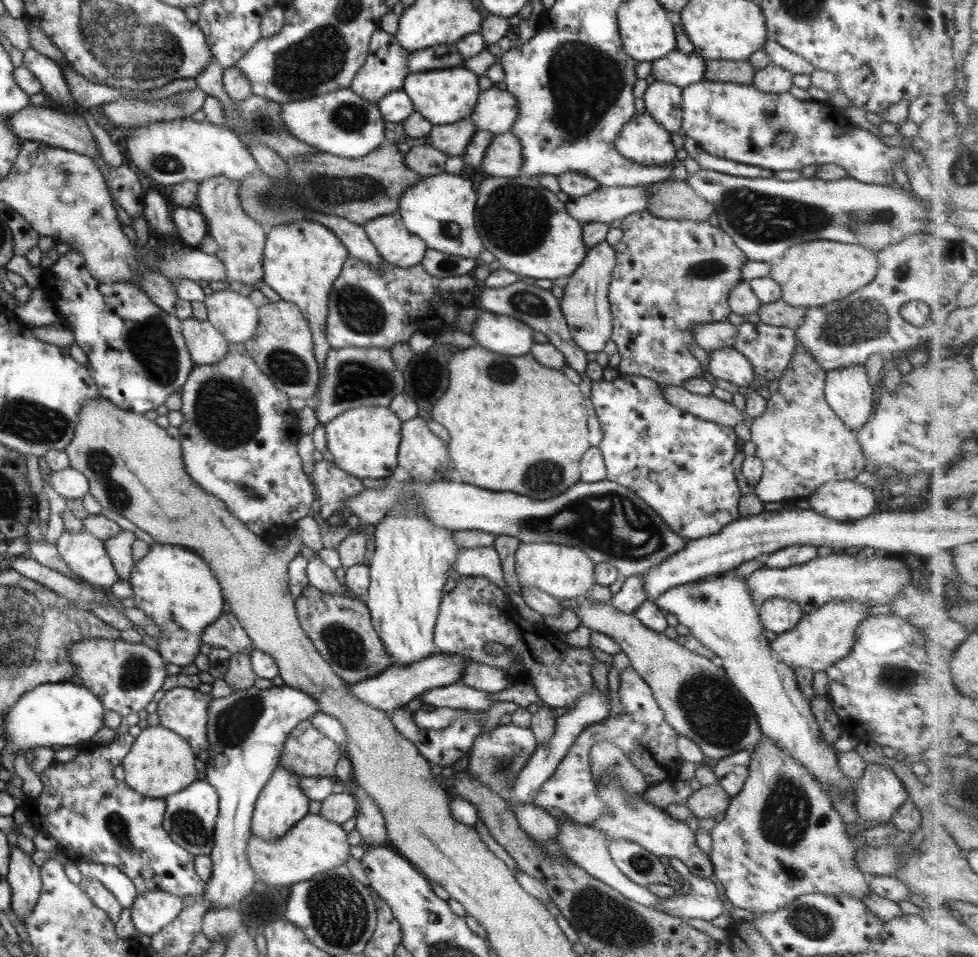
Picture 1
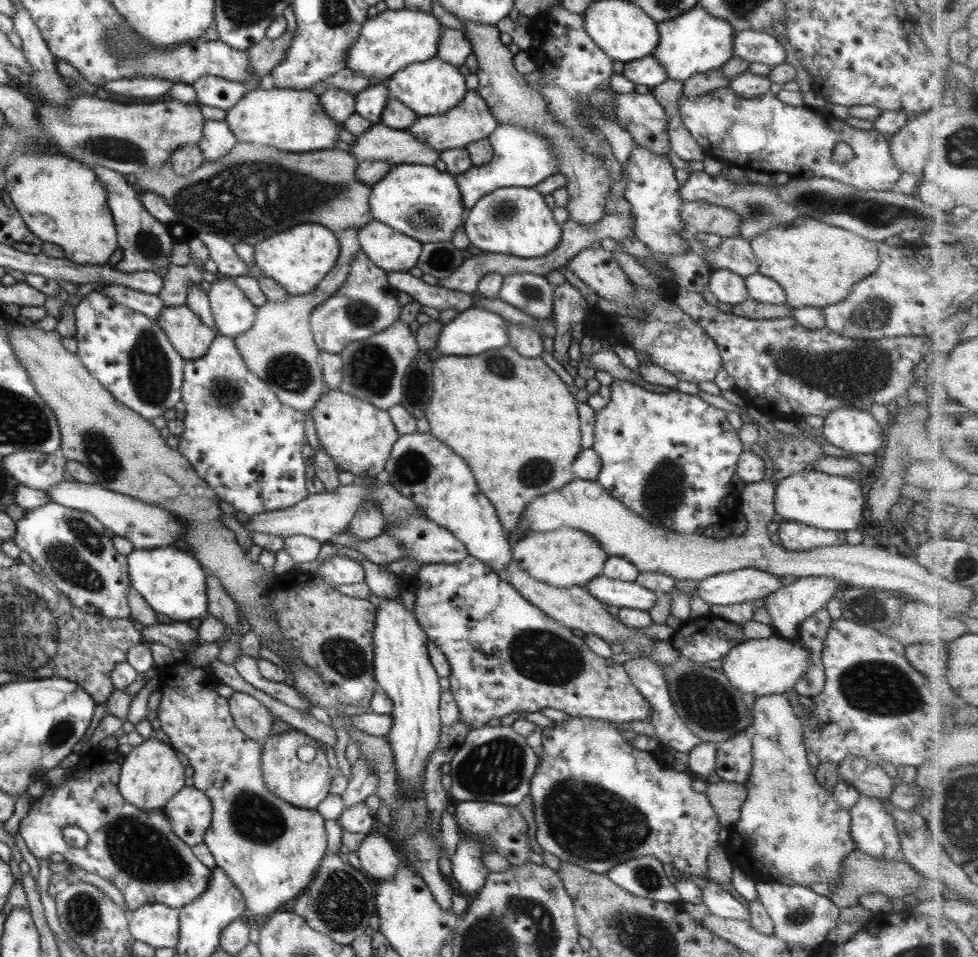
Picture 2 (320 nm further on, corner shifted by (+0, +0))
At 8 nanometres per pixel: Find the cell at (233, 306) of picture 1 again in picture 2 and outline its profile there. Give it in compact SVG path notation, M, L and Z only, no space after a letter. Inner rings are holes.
M217 277L207 292L213 328L221 336L232 337L251 328L256 307L231 284L229 277Z

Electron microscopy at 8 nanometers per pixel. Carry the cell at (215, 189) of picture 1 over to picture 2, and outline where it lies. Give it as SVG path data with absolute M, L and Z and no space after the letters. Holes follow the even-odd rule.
M205 119L202 122L201 138L197 146L201 149L204 161L220 159L237 143L225 120Z

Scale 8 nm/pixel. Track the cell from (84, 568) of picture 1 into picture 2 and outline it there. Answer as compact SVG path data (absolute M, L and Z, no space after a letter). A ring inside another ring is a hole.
M51 501L38 506L37 508L26 509L23 511L23 514L14 520L15 534L11 536L11 542L19 548L21 552L27 552L31 557L32 562L35 562L39 568L41 568L40 573L43 576L49 579L49 582L52 582L55 585L55 588L58 588L58 591L63 593L63 596L67 597L67 600L79 610L87 612L93 615L99 615L108 619L113 618L129 618L130 608L126 599L126 592L128 591L128 574L127 574L127 563L126 557L122 554L119 554L113 547L111 538L105 536L104 526L96 519L93 518L87 512L81 512L72 508L67 508L65 506L60 506L60 504L55 504Z

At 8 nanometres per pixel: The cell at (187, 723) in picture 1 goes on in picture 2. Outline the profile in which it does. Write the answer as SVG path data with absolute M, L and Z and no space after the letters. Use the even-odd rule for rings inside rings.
M182 661L169 666L169 678L160 683L161 697L156 708L159 728L167 735L169 746L187 757L188 766L193 769L193 787L203 792L211 804L210 824L204 832L202 843L213 855L216 868L223 871L231 885L241 893L249 914L270 916L283 908L281 904L300 896L312 882L326 849L323 818L315 810L290 806L265 788L260 762L264 741L247 739L234 725L228 700L215 692L218 682L213 674ZM181 688L197 688L197 692L175 692Z

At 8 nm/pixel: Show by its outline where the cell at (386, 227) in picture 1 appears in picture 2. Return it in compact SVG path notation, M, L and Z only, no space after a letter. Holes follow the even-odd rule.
M377 220L359 228L357 240L367 259L386 274L408 273L416 266L422 245Z

